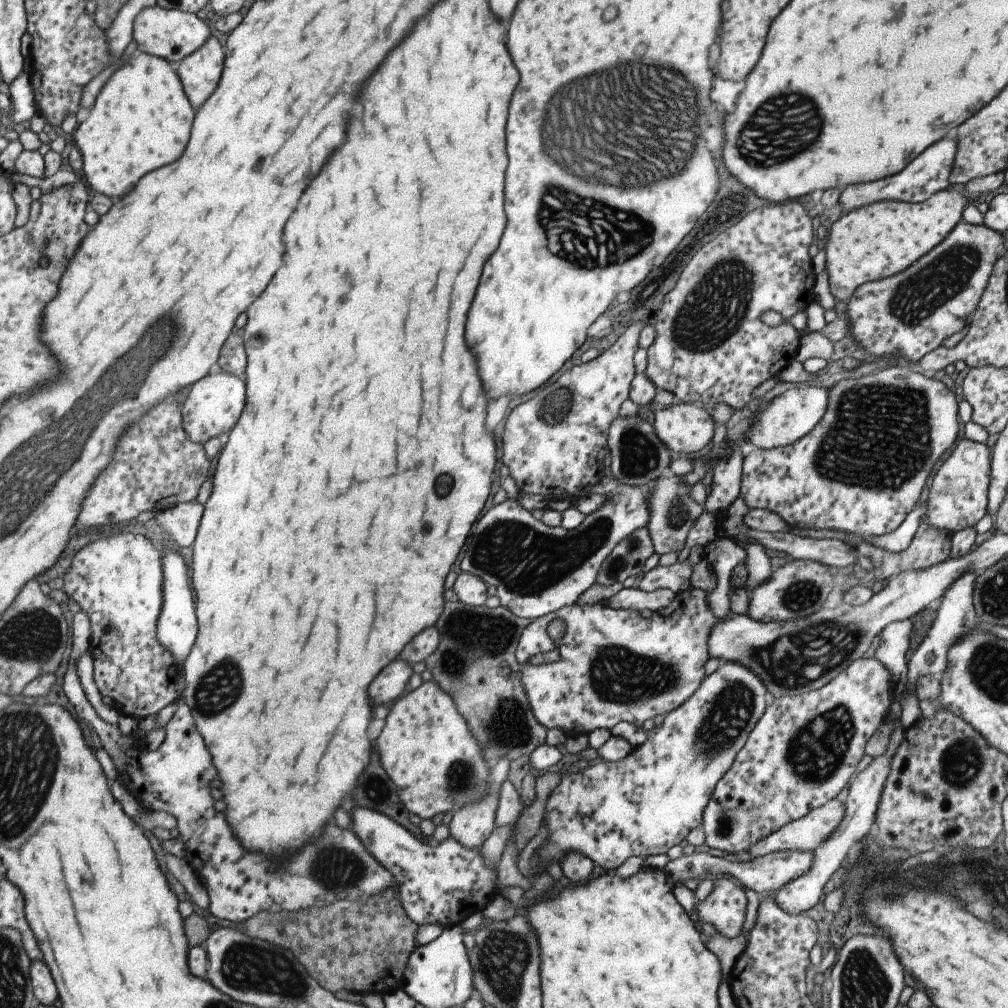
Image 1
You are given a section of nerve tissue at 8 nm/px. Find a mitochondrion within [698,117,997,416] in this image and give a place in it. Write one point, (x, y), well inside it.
(939, 281)

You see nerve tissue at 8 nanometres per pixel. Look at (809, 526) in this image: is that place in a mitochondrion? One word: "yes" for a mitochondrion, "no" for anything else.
no

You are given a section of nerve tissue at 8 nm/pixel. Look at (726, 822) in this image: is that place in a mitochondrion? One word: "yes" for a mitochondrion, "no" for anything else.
yes

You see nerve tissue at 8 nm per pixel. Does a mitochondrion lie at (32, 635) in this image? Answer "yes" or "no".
yes

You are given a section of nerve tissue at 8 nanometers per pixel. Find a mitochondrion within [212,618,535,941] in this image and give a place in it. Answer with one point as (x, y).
(334, 868)

